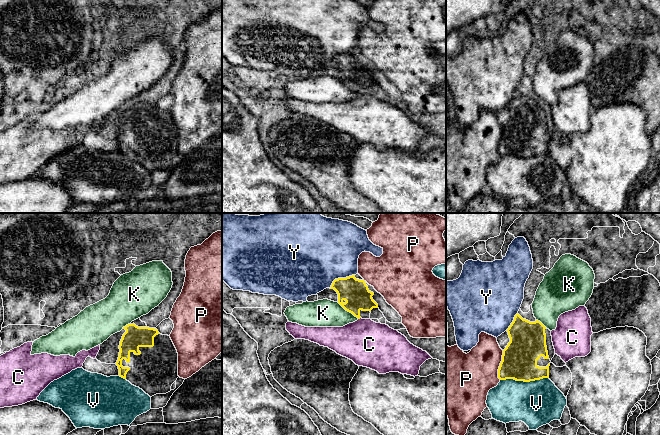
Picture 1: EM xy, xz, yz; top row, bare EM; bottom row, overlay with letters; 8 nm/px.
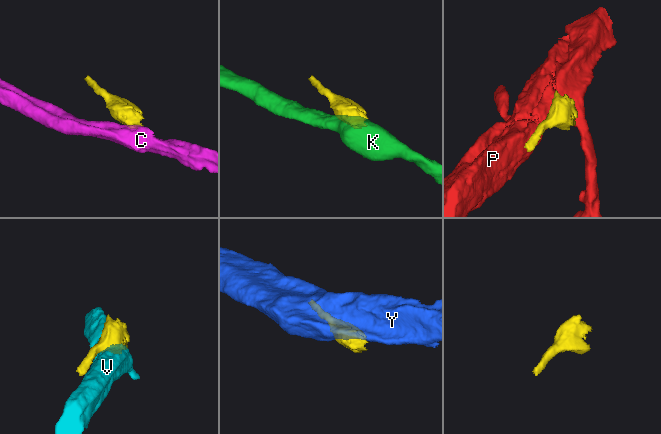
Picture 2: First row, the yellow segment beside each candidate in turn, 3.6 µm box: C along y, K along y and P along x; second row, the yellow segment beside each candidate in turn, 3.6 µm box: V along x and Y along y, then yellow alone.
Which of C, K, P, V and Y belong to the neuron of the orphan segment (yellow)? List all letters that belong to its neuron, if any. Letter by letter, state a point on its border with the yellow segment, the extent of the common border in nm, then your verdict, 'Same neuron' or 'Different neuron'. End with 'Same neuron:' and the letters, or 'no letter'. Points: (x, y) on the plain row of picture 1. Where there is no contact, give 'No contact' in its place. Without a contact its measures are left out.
C: Touches yellow at xz (359, 94). Shared border 30 nm. Different neuron
K: Touches yellow at xz (348, 87). Shared border 220 nm. Different neuron
P: Touches yellow at yz (500, 141). Shared border 240 nm. Different neuron
V: Touches yellow at yz (524, 157). Shared border 400 nm. Different neuron
Y: Touches yellow at xz (340, 54). Shared border 240 nm. Different neuron
Same neuron: no letter

